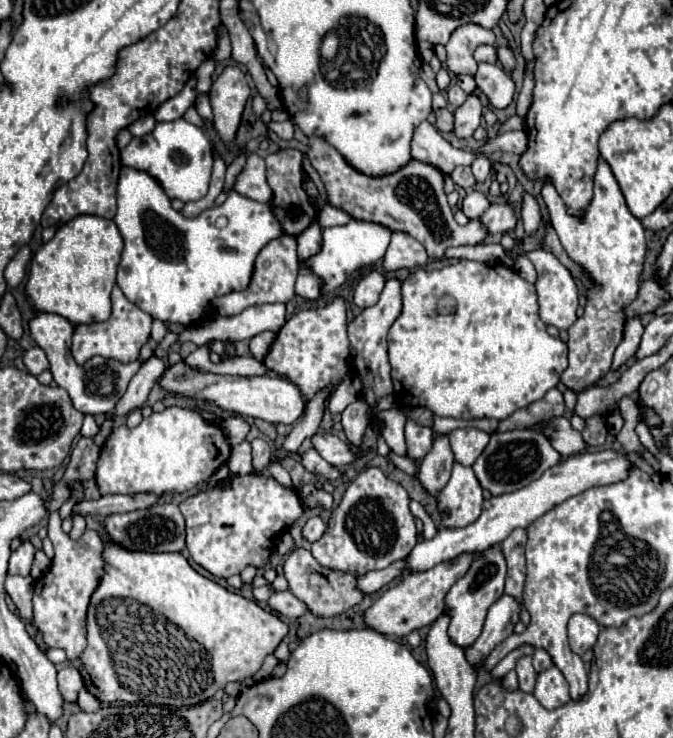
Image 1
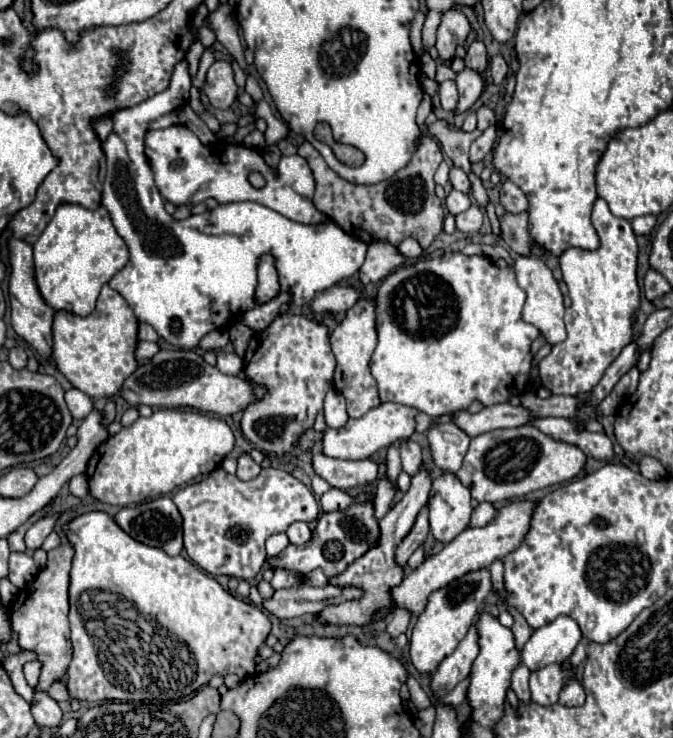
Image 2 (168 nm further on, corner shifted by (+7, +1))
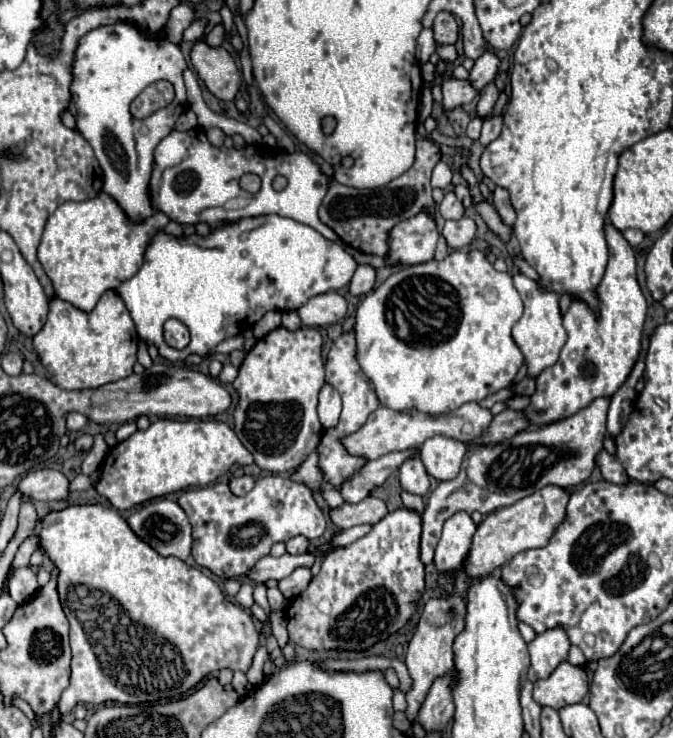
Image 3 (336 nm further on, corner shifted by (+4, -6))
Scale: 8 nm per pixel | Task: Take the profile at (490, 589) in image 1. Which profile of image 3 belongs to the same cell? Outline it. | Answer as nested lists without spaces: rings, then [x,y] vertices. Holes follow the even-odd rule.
[[[452,593],[448,597],[440,597],[440,599],[430,599],[428,605],[424,605],[420,625],[416,627],[416,633],[408,643],[406,659],[404,659],[404,663],[408,667],[408,673],[412,677],[412,687],[406,693],[408,707],[404,711],[404,715],[410,721],[416,719],[418,709],[420,709],[426,693],[430,691],[434,679],[452,671],[452,667],[454,667],[452,643],[454,643],[454,637],[464,629],[464,615],[466,615],[466,601],[456,593]]]

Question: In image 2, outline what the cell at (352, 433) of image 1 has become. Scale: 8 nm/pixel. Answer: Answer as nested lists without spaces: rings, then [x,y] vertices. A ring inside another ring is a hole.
[[[337,390],[327,392],[323,412],[325,412],[325,422],[329,428],[343,428],[343,424],[347,424],[347,420],[349,420],[345,398]]]

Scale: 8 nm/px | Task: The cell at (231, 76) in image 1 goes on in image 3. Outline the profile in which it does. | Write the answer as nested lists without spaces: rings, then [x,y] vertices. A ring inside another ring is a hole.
[[[206,37],[196,41],[190,61],[206,87],[222,101],[232,101],[240,87],[240,73],[232,55],[224,47],[210,47]]]

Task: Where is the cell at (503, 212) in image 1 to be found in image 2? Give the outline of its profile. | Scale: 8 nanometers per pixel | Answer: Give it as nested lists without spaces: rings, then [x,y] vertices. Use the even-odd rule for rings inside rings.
[[[471,206],[467,212],[461,212],[455,216],[457,220],[457,228],[461,232],[467,232],[467,234],[475,234],[479,232],[481,224],[483,224],[483,208],[481,206]]]

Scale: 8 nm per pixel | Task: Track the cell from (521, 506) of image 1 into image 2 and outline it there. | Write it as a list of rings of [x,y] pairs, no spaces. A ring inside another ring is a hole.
[[[481,502],[471,516],[471,528],[483,528],[497,516],[497,508],[491,502]]]

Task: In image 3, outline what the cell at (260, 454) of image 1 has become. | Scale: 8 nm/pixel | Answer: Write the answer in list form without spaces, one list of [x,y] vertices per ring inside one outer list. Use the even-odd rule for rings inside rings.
[[[242,475],[242,477],[234,477],[230,479],[230,491],[234,495],[246,495],[252,487],[254,487],[254,479],[250,475]]]

